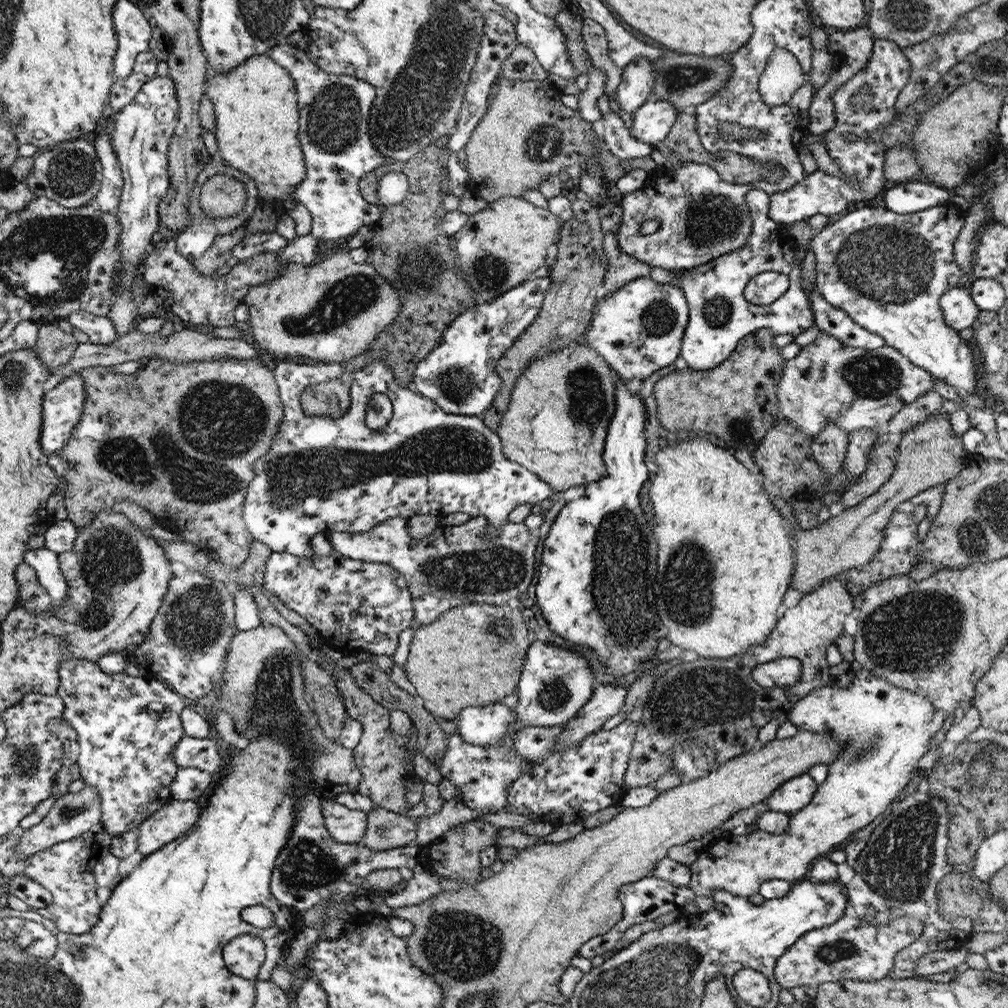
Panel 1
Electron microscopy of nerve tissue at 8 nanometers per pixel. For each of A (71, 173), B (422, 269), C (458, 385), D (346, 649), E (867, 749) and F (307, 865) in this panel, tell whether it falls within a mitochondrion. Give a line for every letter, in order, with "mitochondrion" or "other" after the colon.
A: mitochondrion
B: mitochondrion
C: mitochondrion
D: other
E: mitochondrion
F: mitochondrion

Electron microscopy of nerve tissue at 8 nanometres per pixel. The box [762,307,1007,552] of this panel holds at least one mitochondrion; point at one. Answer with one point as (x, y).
(870, 377)

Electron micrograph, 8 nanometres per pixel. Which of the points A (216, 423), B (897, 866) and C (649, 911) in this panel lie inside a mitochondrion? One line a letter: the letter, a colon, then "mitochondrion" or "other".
A: mitochondrion
B: mitochondrion
C: other

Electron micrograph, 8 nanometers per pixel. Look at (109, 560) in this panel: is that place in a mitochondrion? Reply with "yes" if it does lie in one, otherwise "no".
yes

